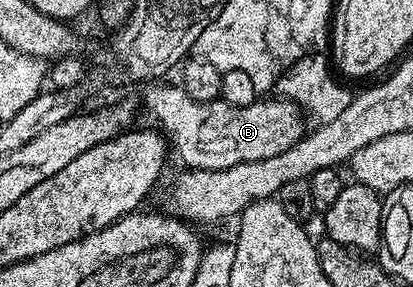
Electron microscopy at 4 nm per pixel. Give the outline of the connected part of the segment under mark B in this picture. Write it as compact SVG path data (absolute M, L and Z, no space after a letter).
M154 83L150 90L146 93L146 109L154 116L153 124L160 127L164 134L169 148L178 152L178 157L183 162L181 163L188 169L223 169L224 167L236 167L236 163L250 163L259 161L260 159L272 159L272 155L280 155L284 151L288 151L288 147L292 147L304 136L304 128L302 129L302 117L304 118L303 110L294 101L285 99L277 99L278 101L266 101L270 99L259 99L252 102L248 107L232 107L227 101L215 99L213 101L197 101L192 99L192 95L188 95L183 91L181 84L162 85L166 83Z

